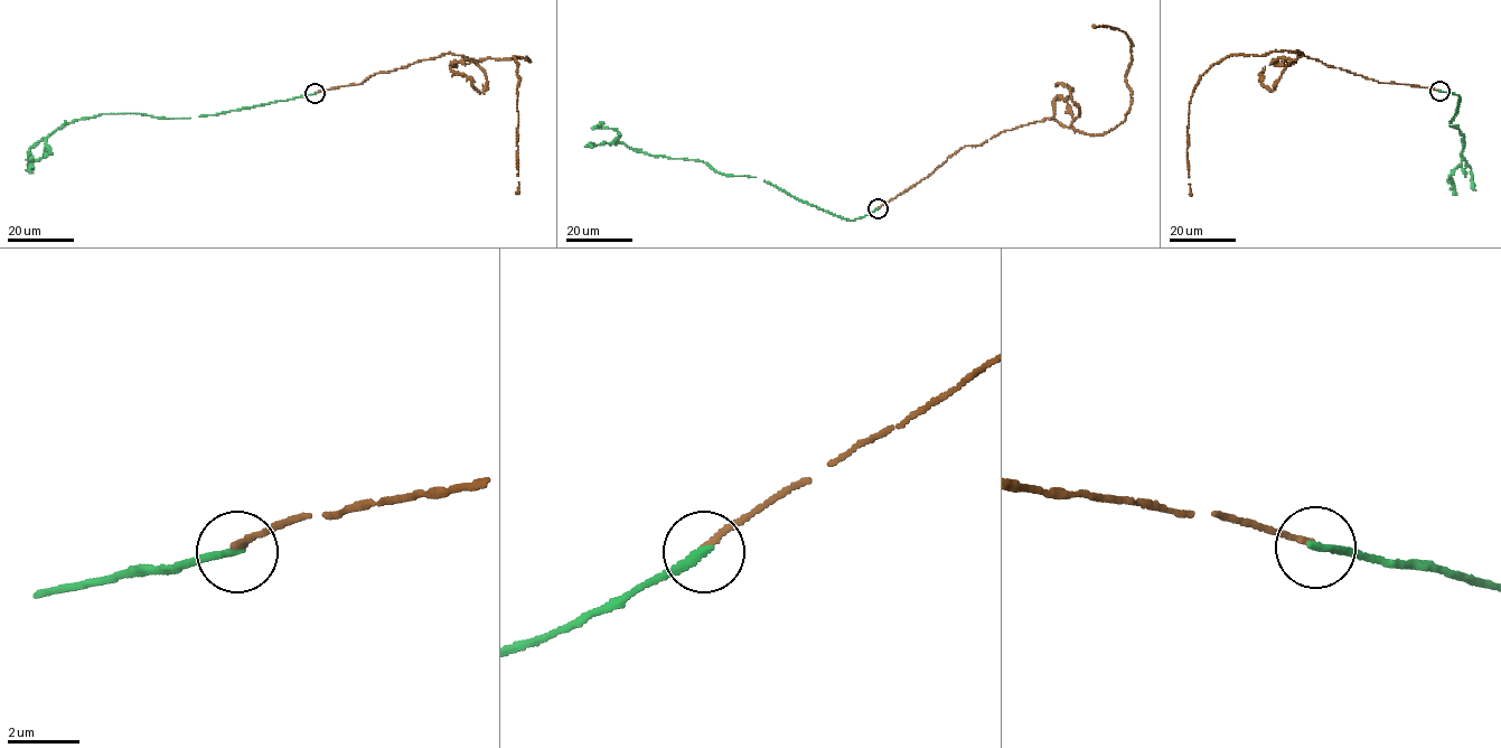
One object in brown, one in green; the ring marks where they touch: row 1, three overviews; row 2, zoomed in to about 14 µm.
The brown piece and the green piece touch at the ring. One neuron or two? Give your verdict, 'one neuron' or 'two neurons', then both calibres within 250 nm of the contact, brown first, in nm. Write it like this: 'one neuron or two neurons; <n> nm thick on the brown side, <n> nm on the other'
two neurons; 150 nm thick on the brown side, 240 nm on the other

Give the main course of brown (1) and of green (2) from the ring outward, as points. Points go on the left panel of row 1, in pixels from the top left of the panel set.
1: (315, 93), (444, 54), (478, 61), (527, 57), (513, 56), (519, 80), (517, 194)
2: (315, 93), (190, 118), (125, 113), (78, 119), (64, 123), (48, 137), (48, 153), (31, 164), (33, 174)

